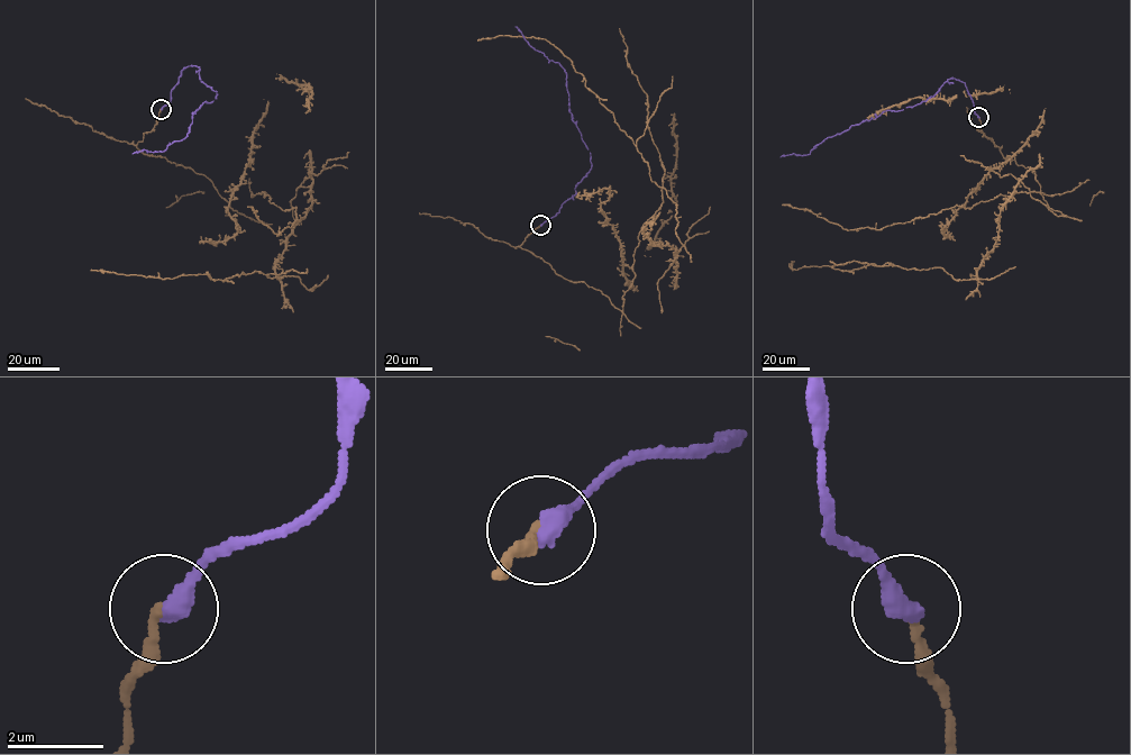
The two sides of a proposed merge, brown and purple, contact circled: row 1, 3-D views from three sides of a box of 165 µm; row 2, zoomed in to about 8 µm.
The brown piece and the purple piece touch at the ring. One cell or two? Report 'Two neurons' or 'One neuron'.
One neuron

